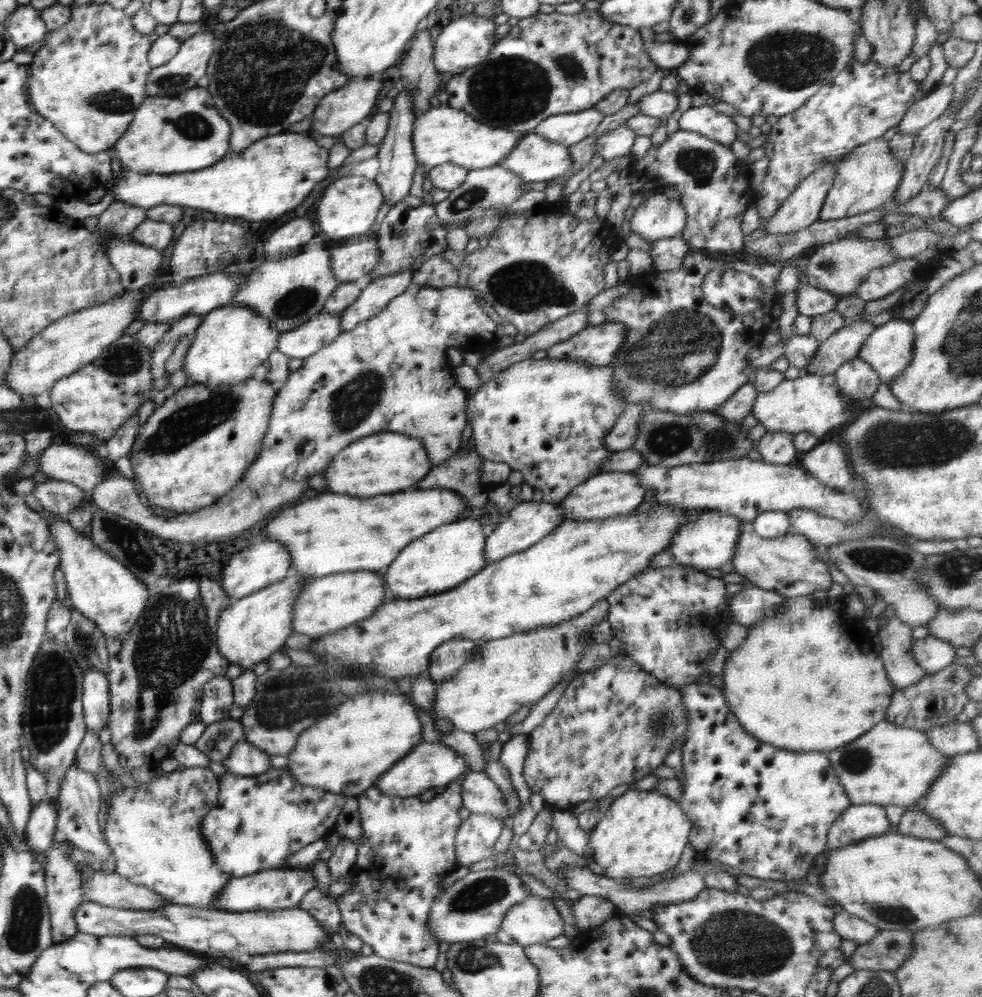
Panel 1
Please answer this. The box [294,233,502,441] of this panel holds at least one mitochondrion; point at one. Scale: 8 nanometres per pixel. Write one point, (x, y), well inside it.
(354, 401)

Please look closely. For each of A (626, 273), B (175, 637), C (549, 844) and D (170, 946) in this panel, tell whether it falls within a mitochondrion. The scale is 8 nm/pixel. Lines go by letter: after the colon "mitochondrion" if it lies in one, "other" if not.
A: other
B: mitochondrion
C: other
D: other

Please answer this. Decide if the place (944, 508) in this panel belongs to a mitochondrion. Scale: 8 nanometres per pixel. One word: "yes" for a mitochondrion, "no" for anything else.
no

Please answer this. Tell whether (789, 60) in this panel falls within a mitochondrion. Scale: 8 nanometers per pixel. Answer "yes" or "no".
yes

